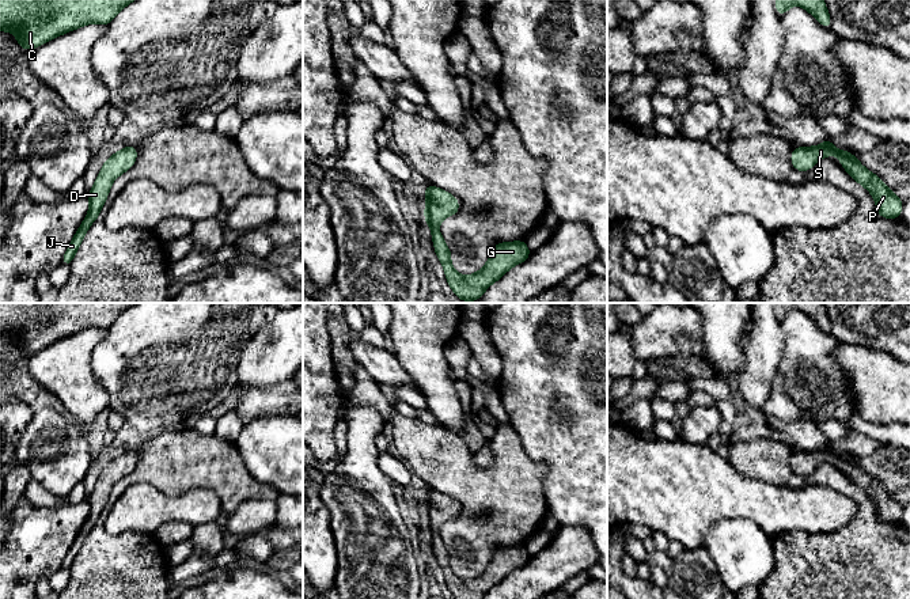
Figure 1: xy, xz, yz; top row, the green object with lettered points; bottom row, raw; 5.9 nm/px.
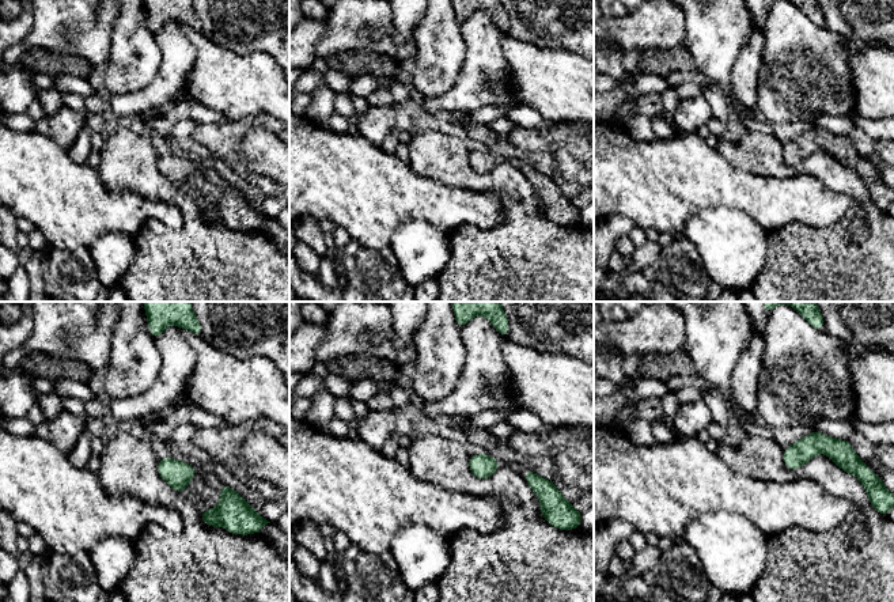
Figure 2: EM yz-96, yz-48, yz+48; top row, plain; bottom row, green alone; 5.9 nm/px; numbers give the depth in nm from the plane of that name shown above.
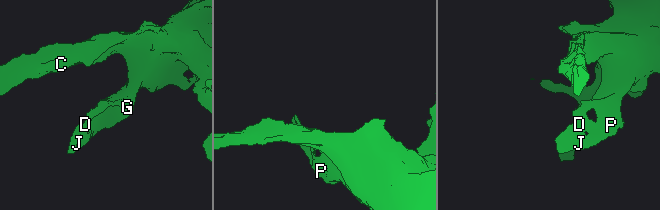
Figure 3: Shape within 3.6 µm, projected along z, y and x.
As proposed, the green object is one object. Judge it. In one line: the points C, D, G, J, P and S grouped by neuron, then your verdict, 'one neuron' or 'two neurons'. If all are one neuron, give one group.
C D G J P S; one neuron

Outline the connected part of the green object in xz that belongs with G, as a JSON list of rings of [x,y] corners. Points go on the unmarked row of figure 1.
[[[429,488],[425,492],[425,504],[424,522],[431,531],[433,551],[443,569],[447,587],[455,599],[484,599],[489,589],[530,561],[531,556],[526,545],[496,547],[489,564],[479,576],[474,576],[471,580],[459,579],[451,568],[451,554],[439,534],[441,524],[458,518],[459,505],[451,497]]]

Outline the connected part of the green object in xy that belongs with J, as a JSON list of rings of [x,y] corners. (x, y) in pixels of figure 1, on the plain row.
[[[124,451],[121,455],[113,458],[102,470],[101,477],[98,478],[94,492],[87,497],[90,504],[90,513],[77,532],[75,541],[72,542],[61,568],[69,570],[77,553],[80,551],[88,532],[98,523],[105,505],[110,497],[113,485],[122,479],[125,475],[133,471],[137,462],[137,451]]]

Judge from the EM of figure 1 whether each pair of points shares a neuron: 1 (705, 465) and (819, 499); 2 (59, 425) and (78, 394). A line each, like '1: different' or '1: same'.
1: same
2: different

